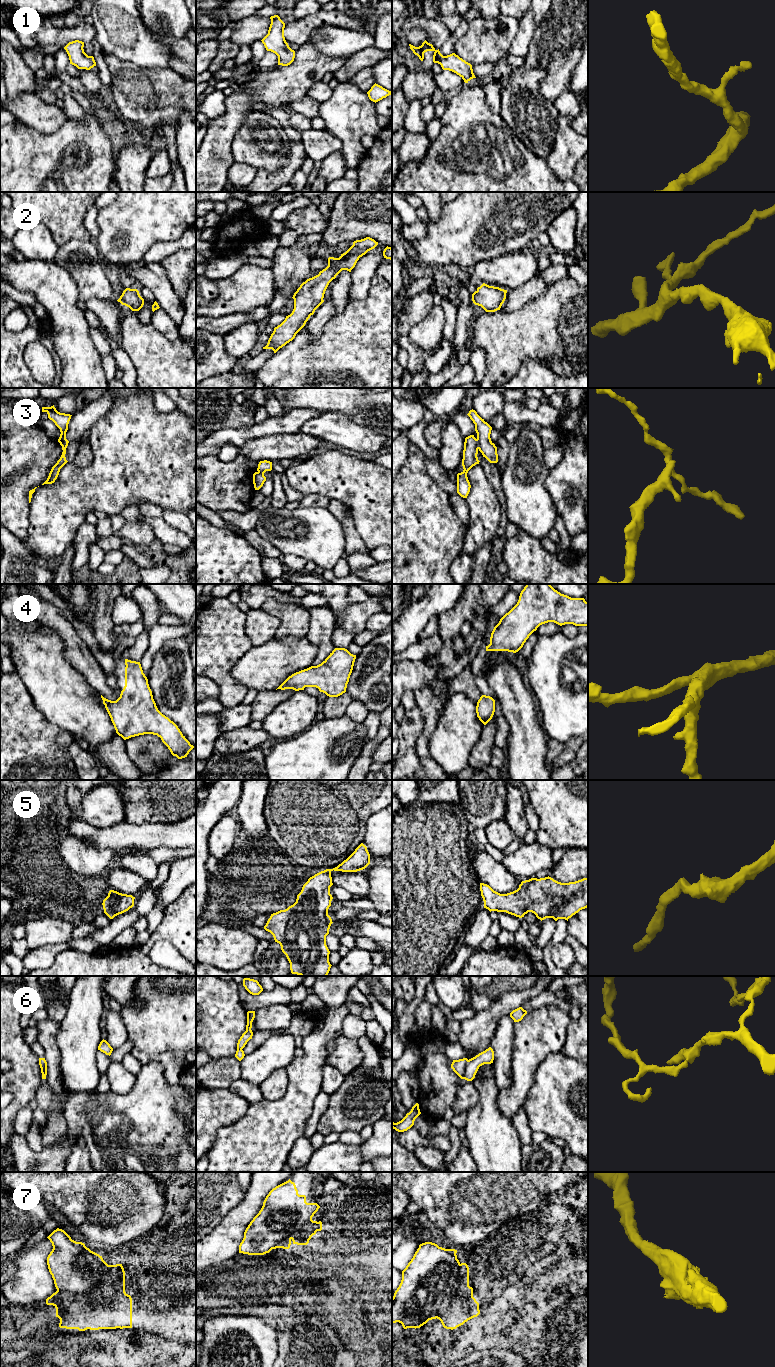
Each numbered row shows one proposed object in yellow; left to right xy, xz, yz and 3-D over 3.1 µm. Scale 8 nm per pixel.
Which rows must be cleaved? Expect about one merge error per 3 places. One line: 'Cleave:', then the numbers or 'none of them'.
Cleave: 3, 6

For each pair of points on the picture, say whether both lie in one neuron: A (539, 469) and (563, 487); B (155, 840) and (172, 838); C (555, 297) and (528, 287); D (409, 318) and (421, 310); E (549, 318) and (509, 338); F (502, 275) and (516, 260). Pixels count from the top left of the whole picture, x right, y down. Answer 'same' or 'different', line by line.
A: different
B: same
C: different
D: same
E: same
F: same

